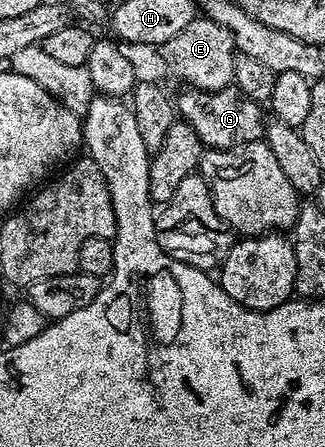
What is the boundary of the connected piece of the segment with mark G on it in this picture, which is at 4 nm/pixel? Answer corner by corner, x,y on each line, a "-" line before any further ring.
229,86
217,92
203,92
200,88
185,87
183,91
180,97
175,97
174,107
179,119
191,126
194,134
198,134
205,149
236,148
263,137
265,109
257,101
246,98
246,94
242,94
239,88

